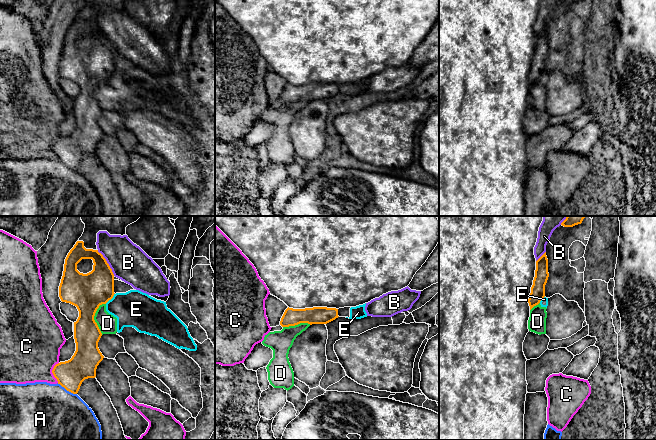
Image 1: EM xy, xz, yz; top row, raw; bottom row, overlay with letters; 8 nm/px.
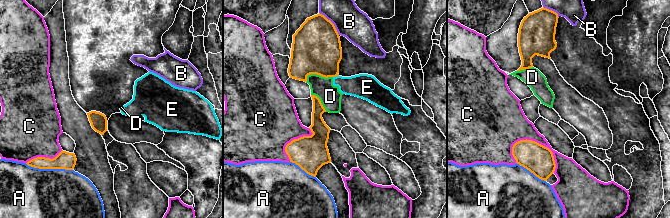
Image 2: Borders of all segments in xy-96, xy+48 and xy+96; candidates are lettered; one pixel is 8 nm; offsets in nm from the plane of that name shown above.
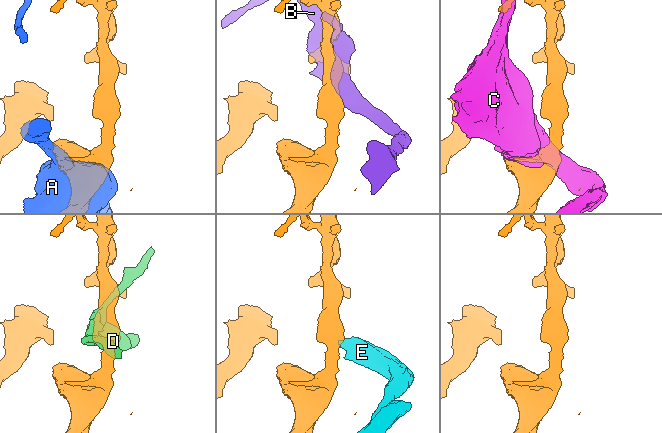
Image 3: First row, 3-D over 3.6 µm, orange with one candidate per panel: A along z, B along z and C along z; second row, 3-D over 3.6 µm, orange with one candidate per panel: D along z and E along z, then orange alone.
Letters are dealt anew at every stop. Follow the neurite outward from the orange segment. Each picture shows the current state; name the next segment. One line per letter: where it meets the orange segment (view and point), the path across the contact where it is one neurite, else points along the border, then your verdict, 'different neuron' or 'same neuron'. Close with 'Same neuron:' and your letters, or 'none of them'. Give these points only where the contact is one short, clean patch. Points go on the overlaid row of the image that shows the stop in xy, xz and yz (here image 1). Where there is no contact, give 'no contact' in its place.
A: meets orange in xy at (67, 390); different neuron
B: meets orange in xy at (107, 263); different neuron
C: meets orange in xy at (52, 372); different neuron
D: meets orange in xy at (93, 317); different neuron
E: meets orange in xy at (110, 299); border along xy (114, 293), (105, 303); different neuron
Same neuron: none of them

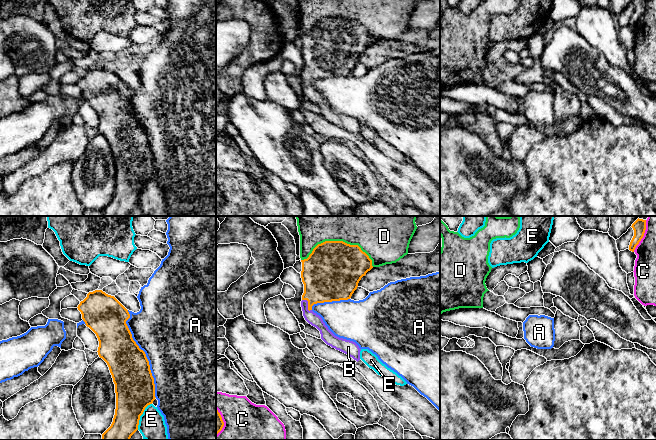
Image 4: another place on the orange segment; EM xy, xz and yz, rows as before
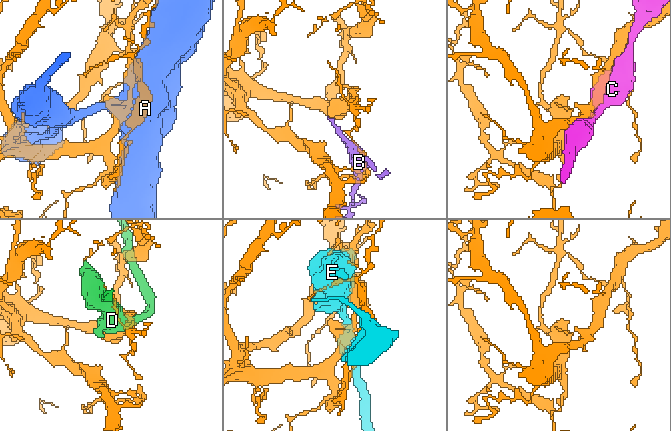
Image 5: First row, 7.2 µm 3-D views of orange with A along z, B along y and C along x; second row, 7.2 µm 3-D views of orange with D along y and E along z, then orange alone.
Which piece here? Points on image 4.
A: meets orange in xy at (145, 354); different neuron
B: meets orange in xz at (308, 304); runs through xz (325, 278), (309, 298), (308, 304), (308, 314), (312, 318); same neuron
C: meets orange in yz at (643, 235); different neuron
D: meets orange in xz at (339, 241); different neuron
E: meets orange in xy at (140, 415); different neuron
Same neuron: B

